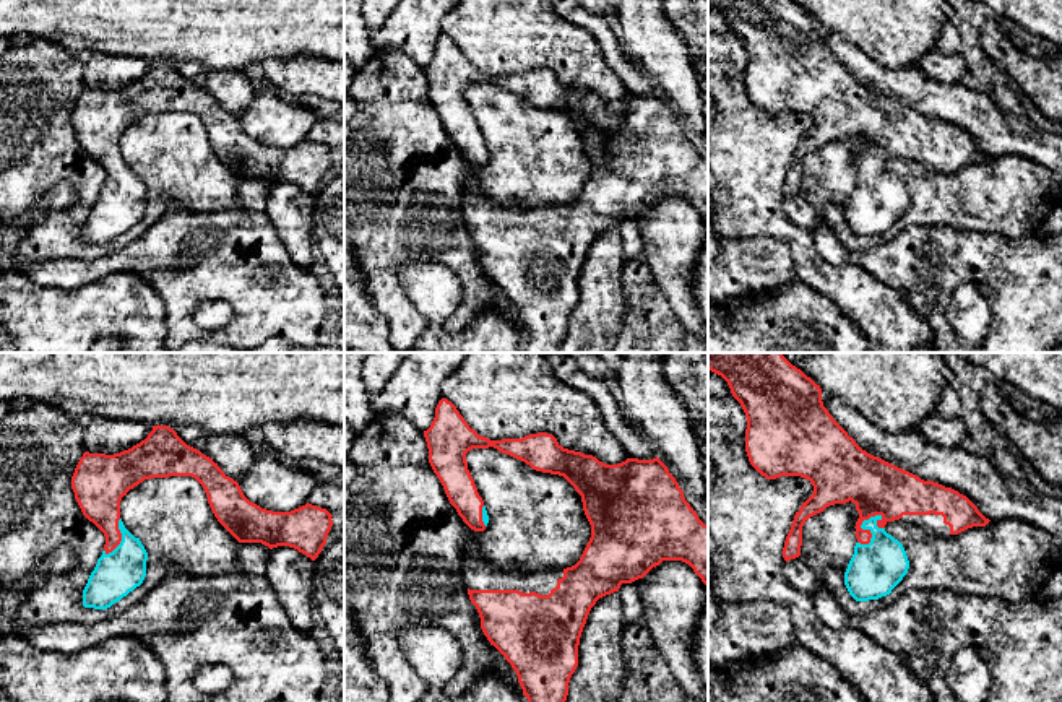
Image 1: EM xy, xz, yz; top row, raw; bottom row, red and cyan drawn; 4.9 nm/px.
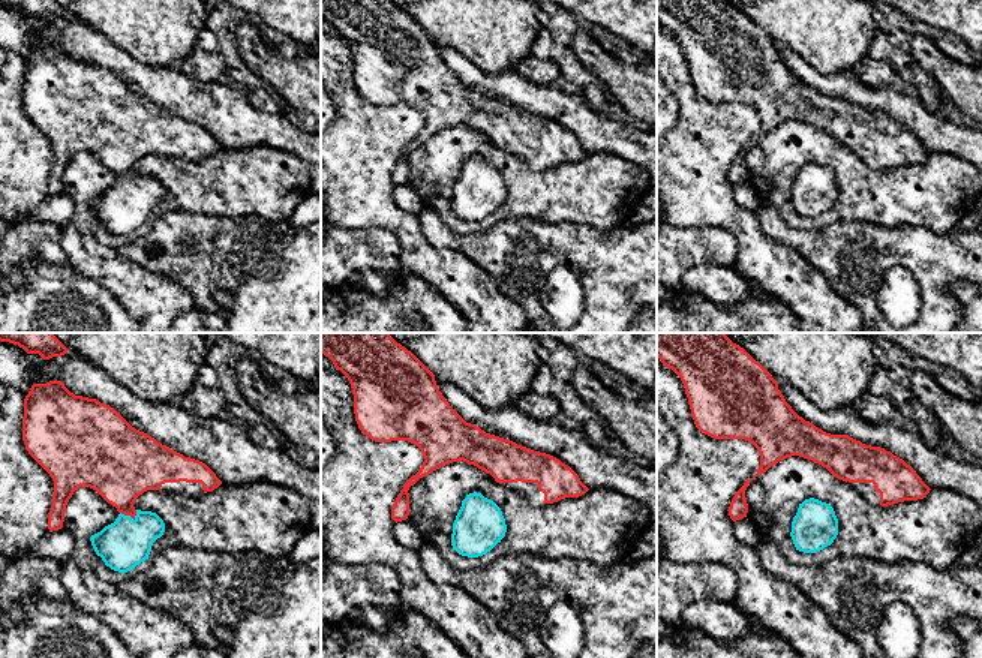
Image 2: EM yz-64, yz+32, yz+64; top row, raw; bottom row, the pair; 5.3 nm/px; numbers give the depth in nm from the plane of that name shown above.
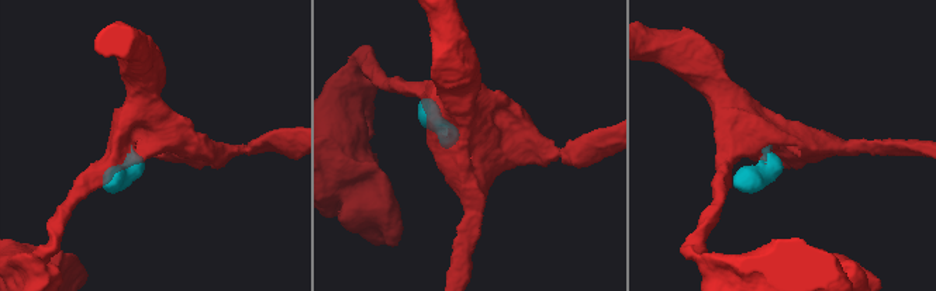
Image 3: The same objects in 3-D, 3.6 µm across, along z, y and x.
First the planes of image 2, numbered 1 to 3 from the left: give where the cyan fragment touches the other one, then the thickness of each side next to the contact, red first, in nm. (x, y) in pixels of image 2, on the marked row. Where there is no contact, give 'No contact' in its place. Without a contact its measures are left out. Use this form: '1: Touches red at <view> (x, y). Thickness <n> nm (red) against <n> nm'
1: Touches red at yz-64 (129, 514). Thickness 340 nm (red) against 260 nm
2: No contact
3: No contact

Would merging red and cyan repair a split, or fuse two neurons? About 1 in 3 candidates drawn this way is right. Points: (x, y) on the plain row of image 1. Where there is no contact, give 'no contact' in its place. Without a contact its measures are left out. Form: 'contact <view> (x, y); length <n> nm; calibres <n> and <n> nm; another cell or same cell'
contact yz (864, 166); length 190 nm; calibres 280 and 260 nm; same cell

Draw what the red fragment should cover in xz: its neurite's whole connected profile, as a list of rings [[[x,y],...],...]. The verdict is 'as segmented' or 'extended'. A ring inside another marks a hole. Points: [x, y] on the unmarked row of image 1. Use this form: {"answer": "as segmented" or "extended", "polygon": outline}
{"answer": "extended", "polygon": [[[442,34],[424,73],[429,99],[440,115],[450,140],[474,167],[484,167],[489,151],[468,106],[466,89],[494,83],[536,107],[563,112],[581,132],[591,174],[580,197],[567,205],[500,206],[490,202],[476,180],[464,185],[463,218],[481,254],[481,265],[512,301],[528,335],[525,353],[560,353],[568,318],[578,302],[578,281],[588,250],[596,237],[619,228],[622,219],[643,214],[663,197],[682,197],[708,223],[708,161],[684,133],[676,114],[656,93],[627,94],[606,101],[593,91],[563,84],[552,70],[537,68],[521,75],[490,76],[479,72],[456,42]]]}

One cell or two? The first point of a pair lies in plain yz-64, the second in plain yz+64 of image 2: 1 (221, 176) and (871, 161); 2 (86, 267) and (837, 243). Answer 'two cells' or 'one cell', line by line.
1: two cells
2: two cells

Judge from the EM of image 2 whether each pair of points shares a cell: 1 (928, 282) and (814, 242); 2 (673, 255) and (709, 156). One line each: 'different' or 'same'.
1: same
2: different

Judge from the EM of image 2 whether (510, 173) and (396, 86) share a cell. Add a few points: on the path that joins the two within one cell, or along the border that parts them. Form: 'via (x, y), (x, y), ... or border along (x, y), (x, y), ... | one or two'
border along (468, 128), (479, 134) | two

